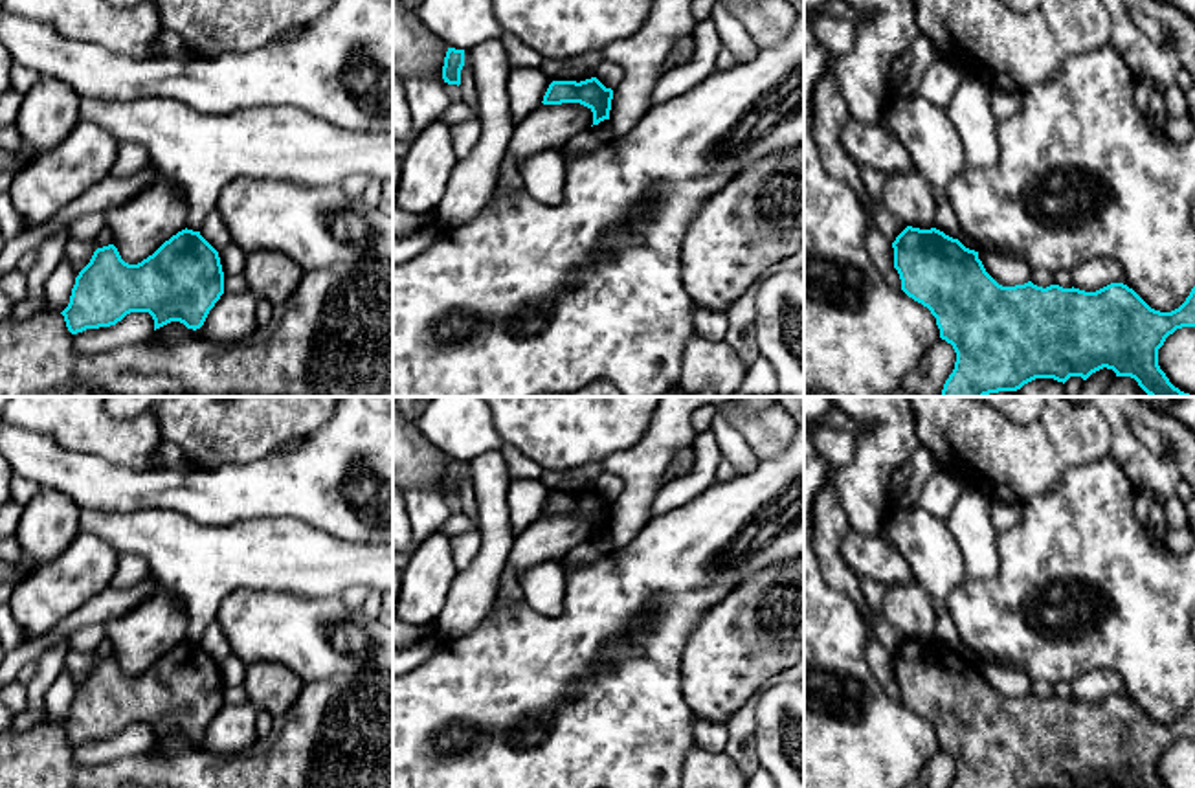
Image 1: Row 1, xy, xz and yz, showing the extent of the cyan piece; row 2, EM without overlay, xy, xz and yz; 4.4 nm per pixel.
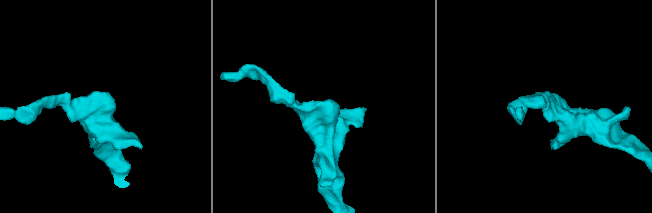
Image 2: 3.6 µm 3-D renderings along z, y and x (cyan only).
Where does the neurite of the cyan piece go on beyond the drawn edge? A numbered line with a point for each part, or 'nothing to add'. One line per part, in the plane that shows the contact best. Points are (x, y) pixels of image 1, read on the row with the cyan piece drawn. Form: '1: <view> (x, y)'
nothing to add

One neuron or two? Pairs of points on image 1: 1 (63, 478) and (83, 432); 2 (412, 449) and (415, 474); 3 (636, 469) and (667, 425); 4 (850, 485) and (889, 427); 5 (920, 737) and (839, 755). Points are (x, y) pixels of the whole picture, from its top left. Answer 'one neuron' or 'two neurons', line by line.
1: two neurons
2: one neuron
3: one neuron
4: one neuron
5: one neuron

